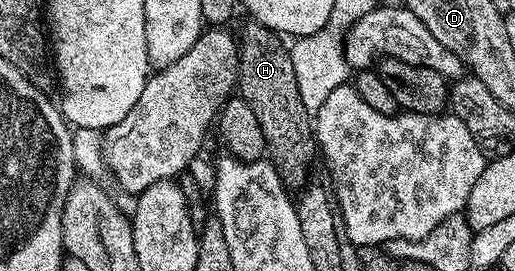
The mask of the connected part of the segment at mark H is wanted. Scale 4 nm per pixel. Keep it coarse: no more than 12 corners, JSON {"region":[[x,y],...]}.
{"region":[[256,21],[239,32],[236,90],[297,193],[317,157],[290,48]]}

